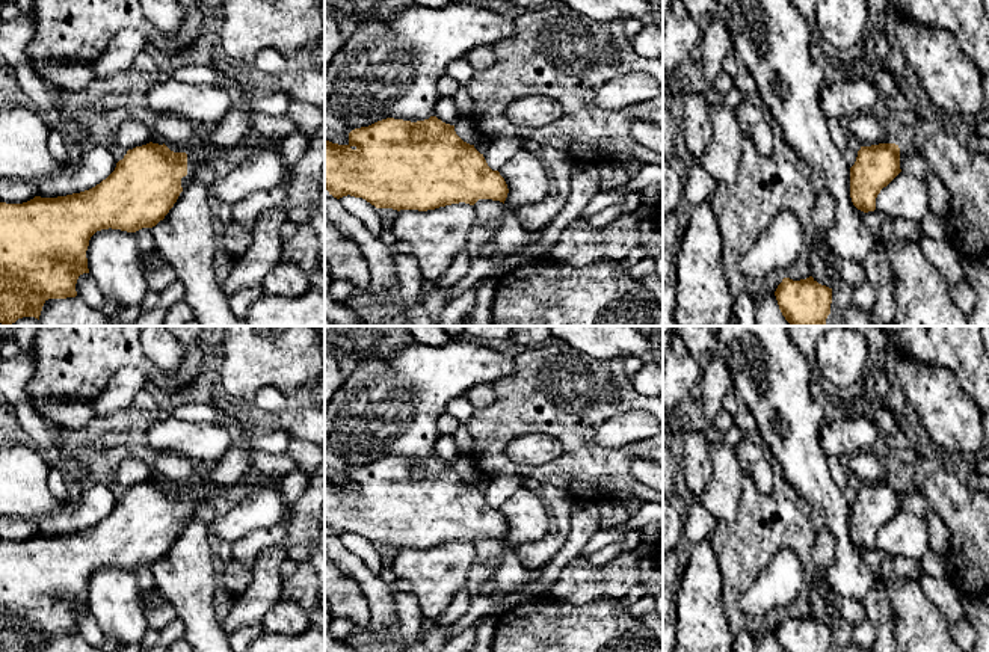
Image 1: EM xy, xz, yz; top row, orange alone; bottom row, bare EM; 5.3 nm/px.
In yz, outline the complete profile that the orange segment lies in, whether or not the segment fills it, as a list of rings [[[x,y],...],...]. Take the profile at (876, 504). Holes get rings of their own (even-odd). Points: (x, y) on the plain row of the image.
[[[895,481],[861,484],[850,506],[850,536],[864,549],[876,548],[876,536],[898,512],[900,486]]]

